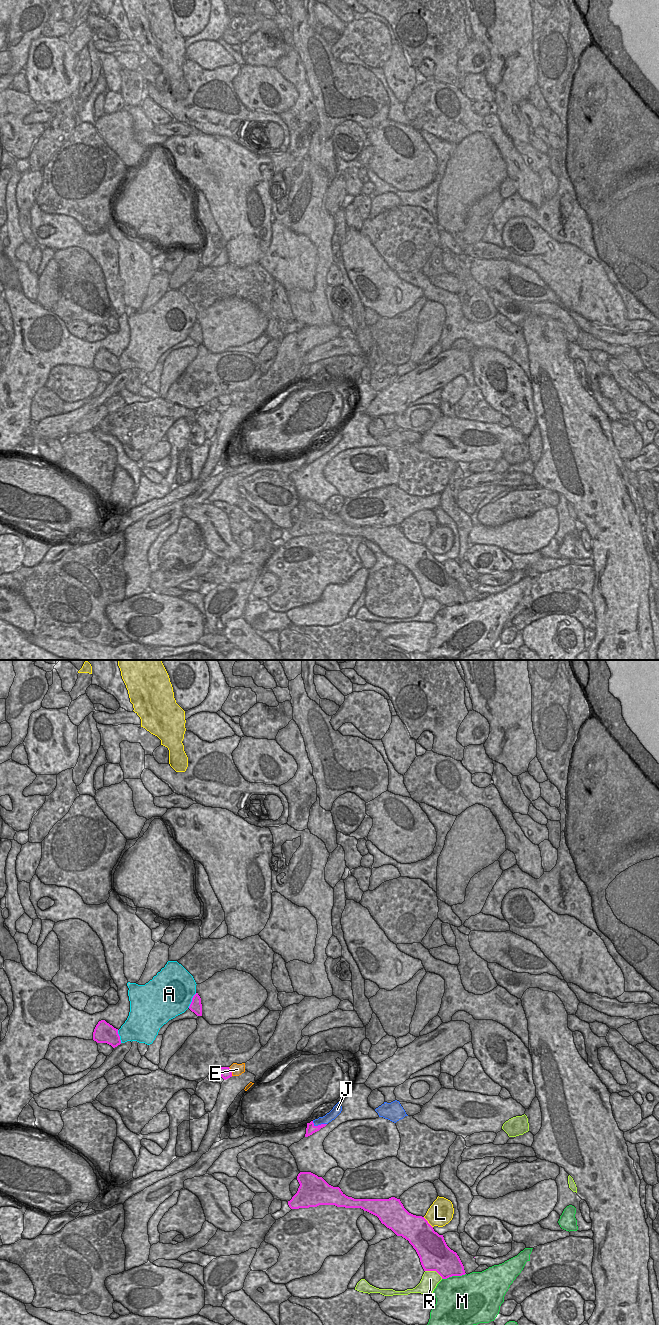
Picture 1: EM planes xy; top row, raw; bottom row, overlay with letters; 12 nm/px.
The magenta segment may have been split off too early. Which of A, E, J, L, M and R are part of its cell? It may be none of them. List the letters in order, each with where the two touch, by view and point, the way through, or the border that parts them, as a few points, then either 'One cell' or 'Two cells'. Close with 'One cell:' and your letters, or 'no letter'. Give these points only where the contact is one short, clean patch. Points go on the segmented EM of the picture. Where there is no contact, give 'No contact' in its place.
A: Touches magenta at xy (192, 1000). Two cells
E: Touches magenta at xy (230, 1071). Two cells
J: Touches magenta at xy (319, 1125). Boundary: xy (312, 1121), (315, 1125), (326, 1123). Two cells
L: Touches magenta at xy (427, 1222). Two cells
M: Touches magenta at xy (453, 1275). Two cells
R: Touches magenta at xy (434, 1270). Two cells
One cell: no letter.

